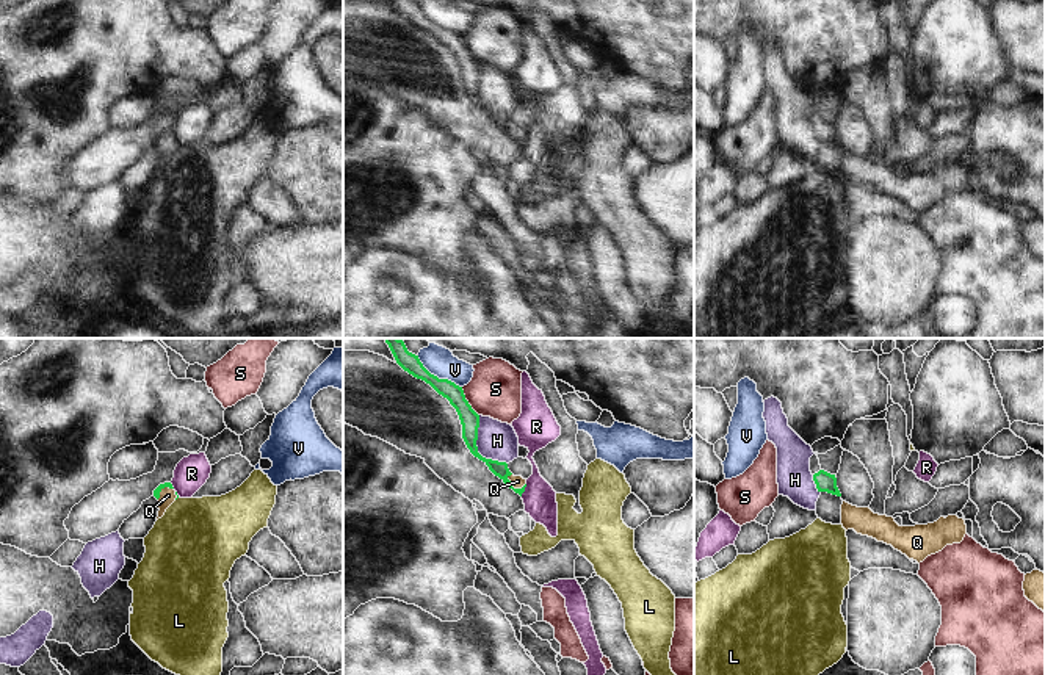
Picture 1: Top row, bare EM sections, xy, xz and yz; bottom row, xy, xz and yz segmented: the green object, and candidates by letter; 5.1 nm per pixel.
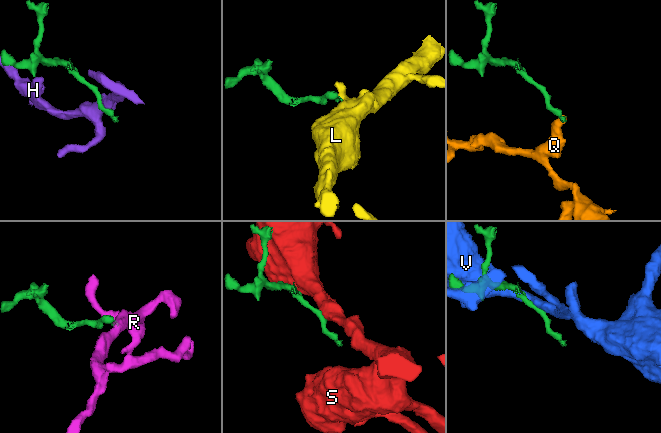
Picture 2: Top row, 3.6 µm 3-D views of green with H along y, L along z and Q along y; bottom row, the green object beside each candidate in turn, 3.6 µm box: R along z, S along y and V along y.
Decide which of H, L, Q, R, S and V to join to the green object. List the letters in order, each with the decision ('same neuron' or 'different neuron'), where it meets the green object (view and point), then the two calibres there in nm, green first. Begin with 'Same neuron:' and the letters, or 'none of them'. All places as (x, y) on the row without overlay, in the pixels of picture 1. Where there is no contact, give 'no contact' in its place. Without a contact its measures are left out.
Same neuron: Q
H: different neuron; meets green in xz at (477, 97); 100 nm thick on the green side, 200 nm on the other
L: different neuron; no contact
Q: same neuron; meets green in xz at (513, 137); 80 nm thick on the green side, 60 nm on the other
R: different neuron; meets green in xz at (524, 140); 80 nm thick on the green side, 170 nm on the other
S: different neuron; meets green in xz at (467, 50); 100 nm thick on the green side, 280 nm on the other
V: different neuron; meets green in xz at (436, 25); 100 nm thick on the green side, 140 nm on the other

